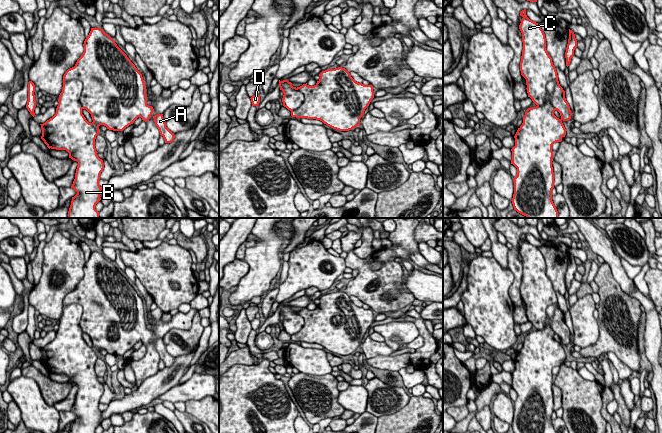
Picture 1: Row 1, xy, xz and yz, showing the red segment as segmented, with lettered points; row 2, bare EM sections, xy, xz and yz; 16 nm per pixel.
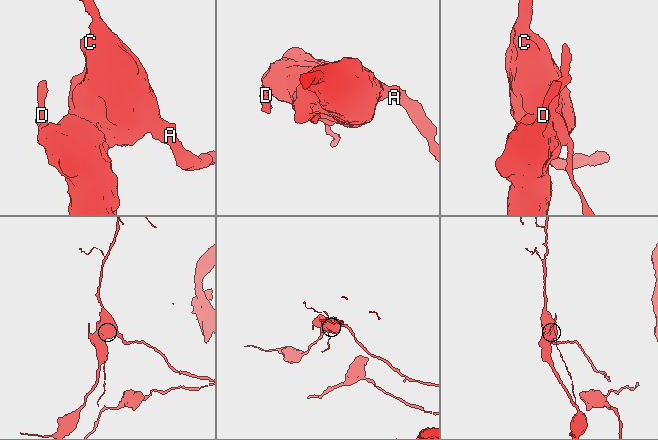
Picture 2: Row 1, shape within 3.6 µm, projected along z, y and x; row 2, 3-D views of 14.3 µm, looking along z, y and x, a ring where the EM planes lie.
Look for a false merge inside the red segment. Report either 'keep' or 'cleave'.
keep

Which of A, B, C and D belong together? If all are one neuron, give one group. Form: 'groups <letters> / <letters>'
groups A B C D

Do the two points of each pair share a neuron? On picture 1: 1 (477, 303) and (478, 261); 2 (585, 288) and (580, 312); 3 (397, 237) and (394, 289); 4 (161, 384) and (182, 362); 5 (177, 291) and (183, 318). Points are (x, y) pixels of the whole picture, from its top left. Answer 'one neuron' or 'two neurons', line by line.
1: one neuron
2: two neurons
3: one neuron
4: one neuron
5: two neurons

